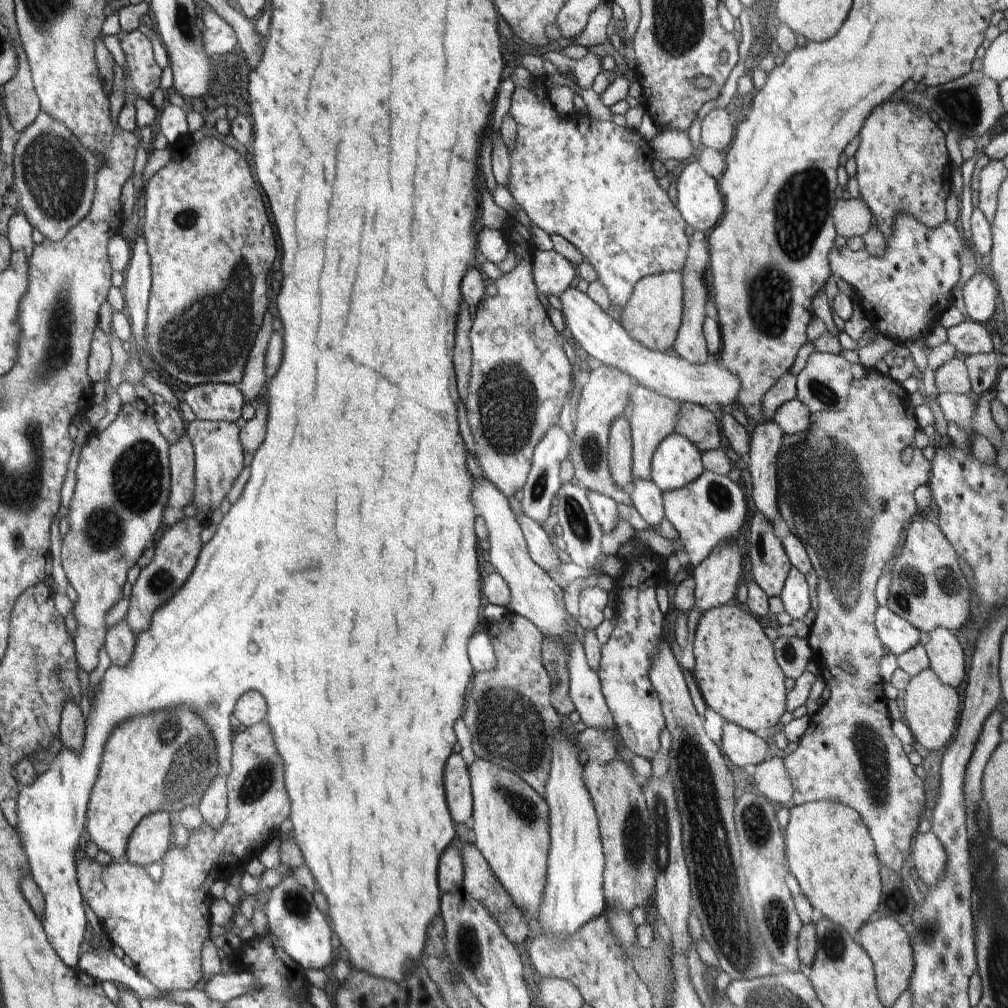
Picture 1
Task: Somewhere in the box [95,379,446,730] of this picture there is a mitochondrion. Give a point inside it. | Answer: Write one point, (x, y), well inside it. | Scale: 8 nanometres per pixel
(161, 580)

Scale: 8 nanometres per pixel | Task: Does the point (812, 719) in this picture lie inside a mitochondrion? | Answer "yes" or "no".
no

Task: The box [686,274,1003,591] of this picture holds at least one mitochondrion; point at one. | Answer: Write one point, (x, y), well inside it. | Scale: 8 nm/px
(822, 392)

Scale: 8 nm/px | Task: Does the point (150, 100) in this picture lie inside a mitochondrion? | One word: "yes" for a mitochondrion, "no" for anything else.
no

